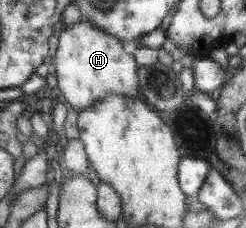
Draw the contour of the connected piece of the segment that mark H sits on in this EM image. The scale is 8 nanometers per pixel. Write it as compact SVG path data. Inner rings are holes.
M83 18L71 27L65 26L62 29L54 65L61 100L77 111L91 109L102 102L108 93L120 93L129 97L140 96L138 63L134 61L134 57L122 49L120 39Z

